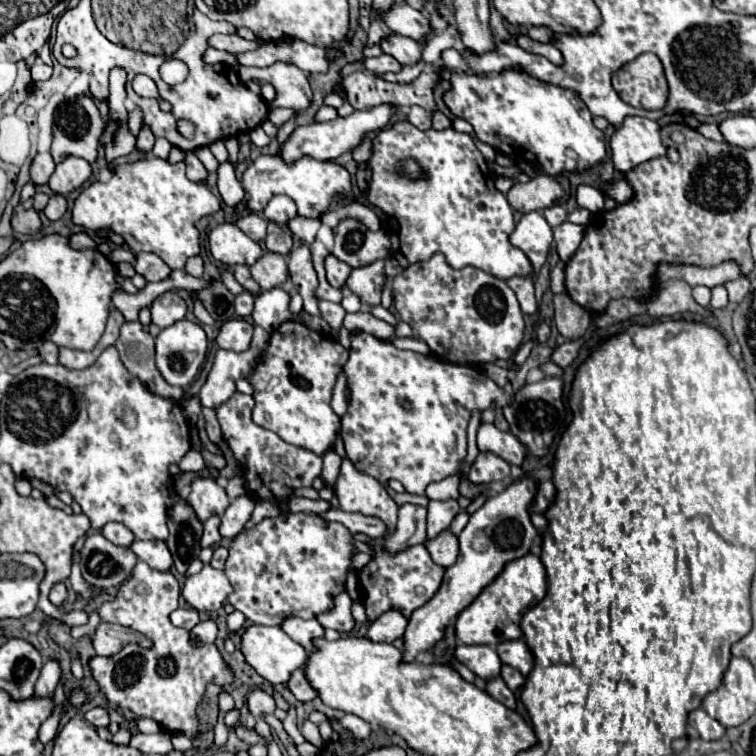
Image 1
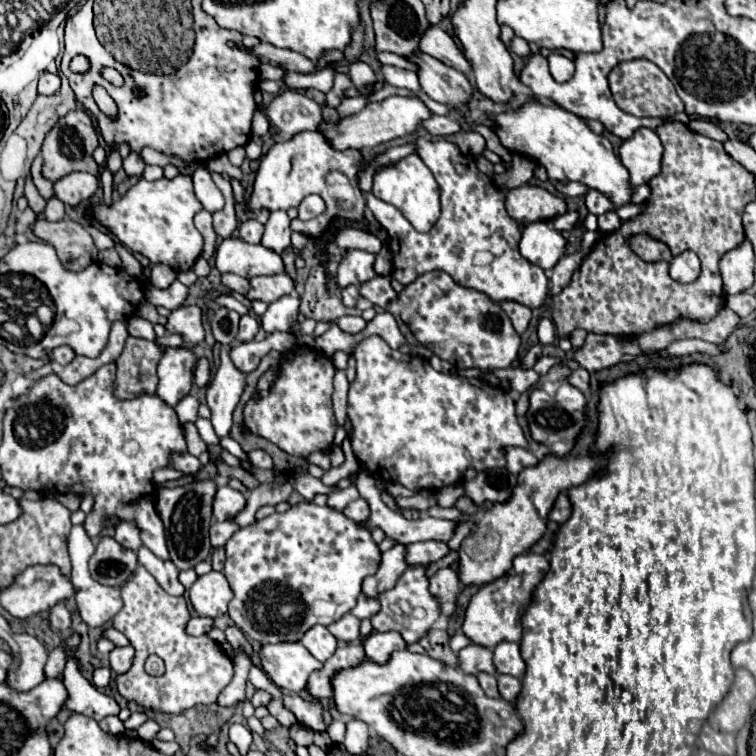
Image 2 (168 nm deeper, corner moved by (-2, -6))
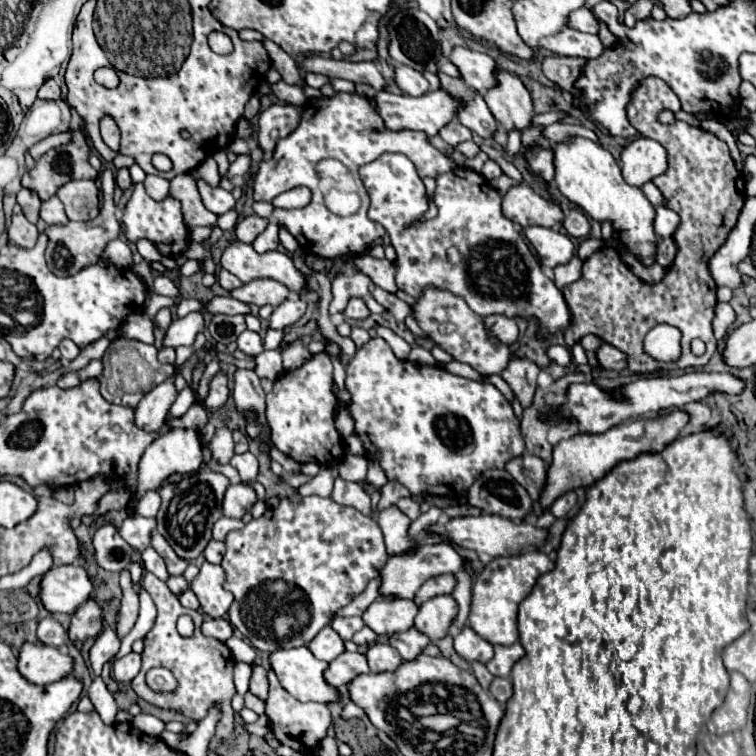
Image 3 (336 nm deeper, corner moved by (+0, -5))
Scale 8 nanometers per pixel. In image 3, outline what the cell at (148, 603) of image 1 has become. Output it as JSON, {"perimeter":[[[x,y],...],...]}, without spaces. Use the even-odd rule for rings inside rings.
{"perimeter":[[[144,573],[142,587],[152,595],[152,599],[156,603],[156,609],[158,609],[158,615],[156,615],[154,627],[144,637],[142,669],[140,669],[140,673],[130,683],[134,693],[140,699],[144,699],[144,701],[148,701],[148,703],[152,703],[156,707],[178,711],[178,713],[182,713],[184,717],[190,717],[196,723],[206,717],[208,707],[212,703],[220,703],[222,705],[222,715],[216,727],[215,737],[218,737],[220,741],[230,739],[230,735],[234,733],[234,710],[231,706],[232,695],[234,695],[234,681],[232,681],[234,669],[230,669],[230,663],[236,663],[232,653],[230,653],[230,649],[222,641],[204,637],[200,633],[202,613],[198,613],[194,609],[182,607],[178,597],[168,589],[168,585],[164,581],[160,581],[158,577],[154,577],[150,573]],[[184,613],[190,615],[192,621],[194,621],[194,633],[190,637],[182,637],[178,633],[178,629],[176,629],[176,621]],[[152,667],[166,667],[168,671],[172,671],[172,675],[178,681],[178,687],[174,691],[170,691],[170,693],[152,691],[146,685],[146,681],[144,681],[146,671],[152,669]]]}

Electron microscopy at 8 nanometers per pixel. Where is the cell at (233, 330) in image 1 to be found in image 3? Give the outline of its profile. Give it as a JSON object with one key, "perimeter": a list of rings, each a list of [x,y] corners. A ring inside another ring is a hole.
{"perimeter":[[[236,369],[234,371],[234,401],[242,415],[248,411],[256,411],[258,421],[264,427],[264,433],[268,435],[266,417],[264,417],[264,391],[260,385],[258,375],[252,369]]]}

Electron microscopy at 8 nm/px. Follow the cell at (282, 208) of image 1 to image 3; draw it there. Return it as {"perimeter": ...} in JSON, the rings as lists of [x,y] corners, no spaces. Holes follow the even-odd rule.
{"perimeter":[[[272,219],[272,221],[268,223],[266,231],[260,233],[260,235],[254,239],[254,243],[252,243],[252,247],[256,249],[256,253],[268,253],[268,251],[276,251],[276,249],[278,249],[278,245],[280,245],[278,229],[280,229],[278,223]]]}

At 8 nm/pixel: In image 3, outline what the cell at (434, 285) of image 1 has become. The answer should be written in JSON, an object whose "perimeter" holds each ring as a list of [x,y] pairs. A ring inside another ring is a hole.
{"perimeter":[[[426,287],[426,291],[422,291],[418,301],[410,309],[412,309],[412,317],[418,321],[420,329],[430,341],[434,341],[456,361],[470,365],[474,371],[478,371],[484,377],[492,373],[502,373],[508,361],[512,359],[510,347],[506,343],[498,343],[492,331],[484,325],[484,319],[480,315],[474,315],[468,303],[458,295],[450,295],[450,291],[442,291],[438,287]]]}

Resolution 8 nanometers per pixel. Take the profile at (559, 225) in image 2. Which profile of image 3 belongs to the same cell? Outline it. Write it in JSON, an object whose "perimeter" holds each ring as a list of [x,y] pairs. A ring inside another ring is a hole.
{"perimeter":[[[572,209],[564,221],[562,221],[564,229],[568,231],[568,235],[572,237],[586,237],[588,231],[590,231],[590,223],[586,219],[586,215],[580,211],[580,209]]]}

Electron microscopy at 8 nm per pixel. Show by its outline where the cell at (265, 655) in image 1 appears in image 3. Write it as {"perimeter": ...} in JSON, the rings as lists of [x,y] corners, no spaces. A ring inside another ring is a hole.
{"perimeter":[[[308,647],[278,649],[270,653],[270,665],[280,685],[298,701],[336,701],[336,689],[322,677],[328,663],[316,659]]]}

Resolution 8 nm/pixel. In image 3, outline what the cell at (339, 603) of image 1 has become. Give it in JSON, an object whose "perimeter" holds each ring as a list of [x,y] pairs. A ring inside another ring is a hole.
{"perimeter":[[[334,617],[332,621],[332,629],[346,641],[352,639],[352,635],[356,631],[360,631],[364,627],[364,621],[360,617]]]}

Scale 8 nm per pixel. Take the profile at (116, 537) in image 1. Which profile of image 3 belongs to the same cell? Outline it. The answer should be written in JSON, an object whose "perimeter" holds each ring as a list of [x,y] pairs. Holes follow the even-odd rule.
{"perimeter":[[[130,515],[130,517],[124,519],[118,533],[130,547],[134,547],[136,551],[144,551],[150,545],[150,531],[154,527],[156,527],[154,519],[140,517],[140,515]]]}

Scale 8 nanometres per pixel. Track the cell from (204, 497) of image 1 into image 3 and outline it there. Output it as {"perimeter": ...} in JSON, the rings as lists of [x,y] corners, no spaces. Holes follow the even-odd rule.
{"perimeter":[[[244,483],[228,485],[224,503],[222,503],[222,515],[240,519],[244,513],[248,513],[252,509],[254,503],[256,503],[256,495],[254,495],[252,487],[248,487]]]}

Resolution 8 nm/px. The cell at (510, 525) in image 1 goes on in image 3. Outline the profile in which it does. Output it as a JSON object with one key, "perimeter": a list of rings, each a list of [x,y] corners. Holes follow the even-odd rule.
{"perimeter":[[[672,411],[668,417],[662,419],[648,419],[648,421],[636,421],[630,425],[612,427],[606,433],[600,435],[574,435],[570,439],[562,439],[554,447],[554,457],[546,473],[546,487],[542,489],[542,495],[538,499],[538,505],[542,511],[546,511],[560,495],[582,487],[588,487],[602,479],[616,463],[634,459],[644,451],[662,451],[664,445],[674,441],[680,433],[680,429],[688,423],[688,415],[682,411]]]}

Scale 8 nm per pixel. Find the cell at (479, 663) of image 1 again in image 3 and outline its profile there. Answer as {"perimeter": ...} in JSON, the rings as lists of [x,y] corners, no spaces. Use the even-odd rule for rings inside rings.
{"perimeter":[[[464,627],[460,633],[454,635],[454,649],[468,663],[474,663],[474,661],[488,663],[494,657],[492,645],[480,635],[476,635],[470,627]]]}

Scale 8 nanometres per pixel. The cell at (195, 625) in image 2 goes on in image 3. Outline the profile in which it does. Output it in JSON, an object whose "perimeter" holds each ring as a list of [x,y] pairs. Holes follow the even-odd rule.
{"perimeter":[[[204,619],[202,633],[208,637],[214,637],[218,641],[226,641],[232,635],[232,625],[226,619]]]}

